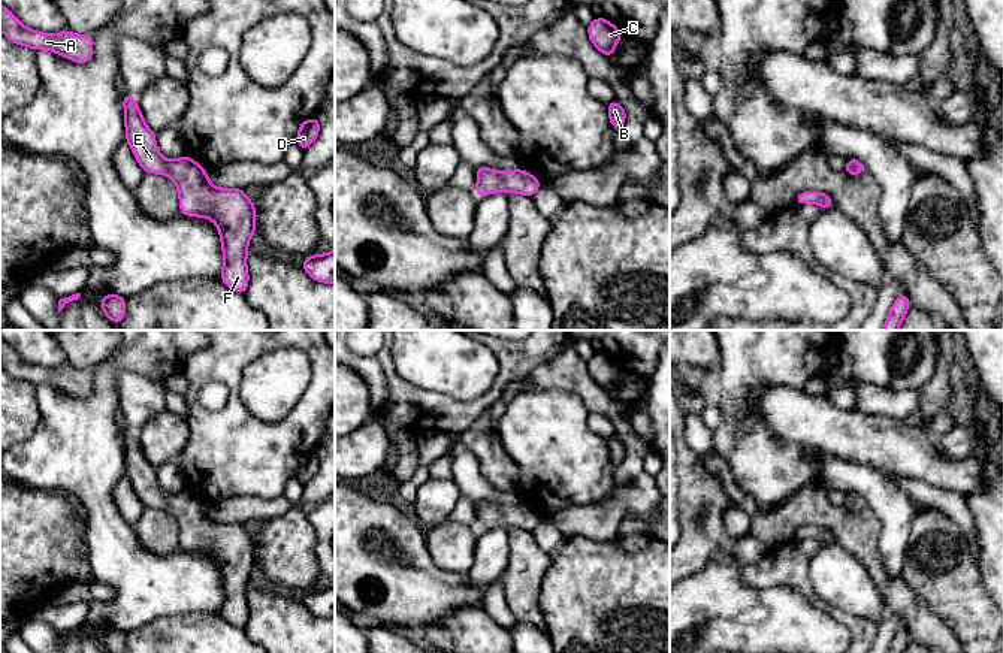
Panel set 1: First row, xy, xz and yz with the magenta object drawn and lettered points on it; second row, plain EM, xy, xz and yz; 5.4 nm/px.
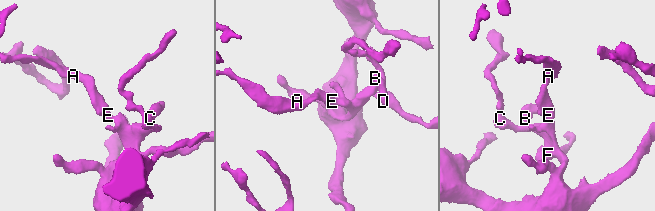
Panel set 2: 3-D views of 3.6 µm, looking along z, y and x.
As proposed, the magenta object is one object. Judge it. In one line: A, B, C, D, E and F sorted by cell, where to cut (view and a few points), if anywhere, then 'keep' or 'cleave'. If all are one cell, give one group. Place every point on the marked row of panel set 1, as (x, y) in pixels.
A B C D E F | no cut | keep

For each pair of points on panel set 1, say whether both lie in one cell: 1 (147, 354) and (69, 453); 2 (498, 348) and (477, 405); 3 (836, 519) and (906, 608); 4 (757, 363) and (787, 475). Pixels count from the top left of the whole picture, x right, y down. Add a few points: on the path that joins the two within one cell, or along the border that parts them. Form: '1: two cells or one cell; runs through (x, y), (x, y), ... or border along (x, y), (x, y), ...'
1: one cell; runs through (118, 365), (105, 378), (105, 396), (94, 425)
2: one cell; runs through (504, 363), (504, 377), (492, 393)
3: one cell; runs through (858, 541), (867, 550), (879, 577), (888, 586)
4: one cell; runs through (739, 393), (733, 417), (757, 437), (757, 446)

